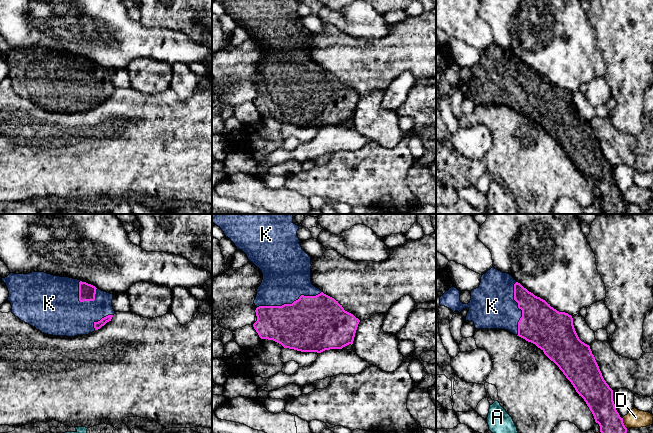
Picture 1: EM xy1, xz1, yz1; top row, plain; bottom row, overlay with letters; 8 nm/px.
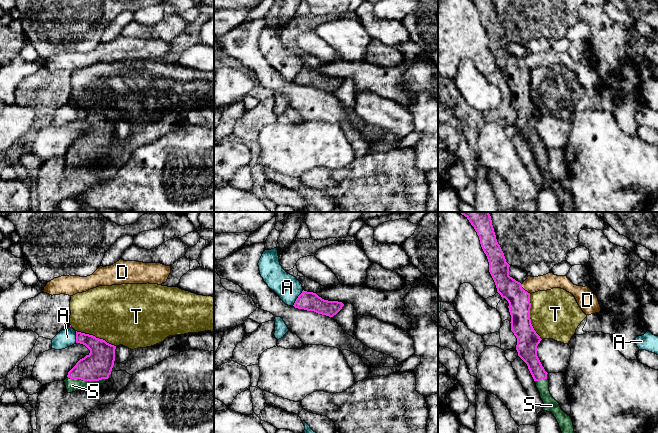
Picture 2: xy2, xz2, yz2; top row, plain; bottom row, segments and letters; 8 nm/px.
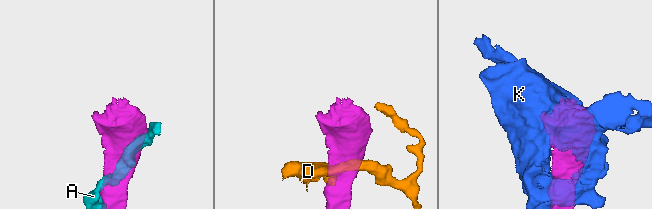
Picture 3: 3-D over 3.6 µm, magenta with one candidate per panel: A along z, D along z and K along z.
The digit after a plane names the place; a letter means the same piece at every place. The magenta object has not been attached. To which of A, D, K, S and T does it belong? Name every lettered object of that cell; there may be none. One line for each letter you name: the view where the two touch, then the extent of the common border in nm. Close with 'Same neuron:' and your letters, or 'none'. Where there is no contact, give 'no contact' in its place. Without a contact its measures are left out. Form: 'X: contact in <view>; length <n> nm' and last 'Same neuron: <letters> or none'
K: contact in xz1; length 550 nm
S: contact in xy2; length 320 nm
Same neuron: K, S

